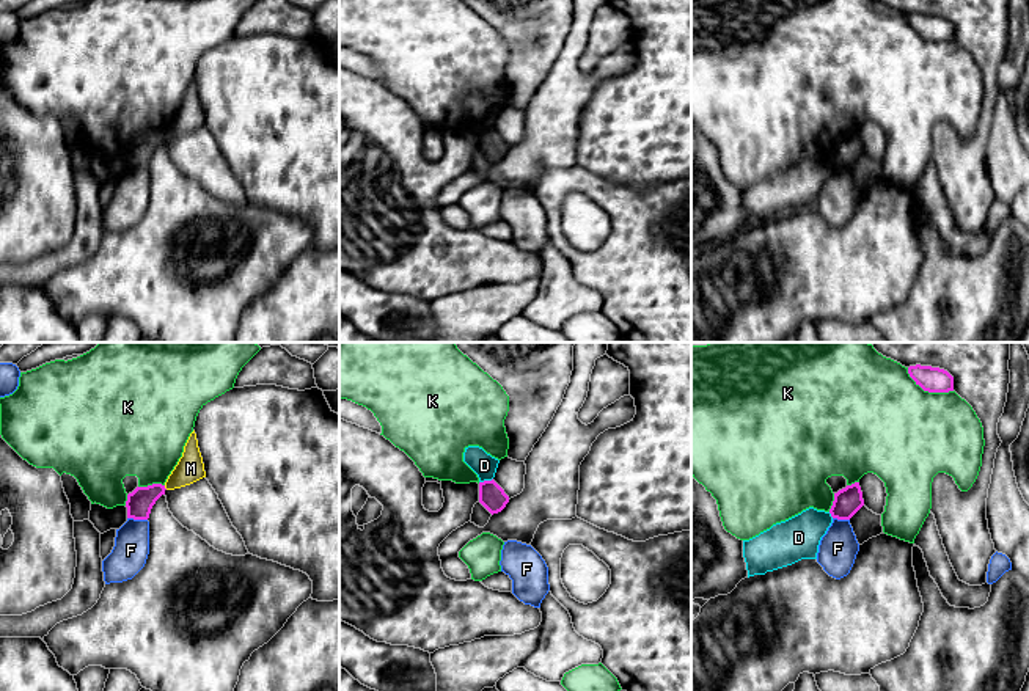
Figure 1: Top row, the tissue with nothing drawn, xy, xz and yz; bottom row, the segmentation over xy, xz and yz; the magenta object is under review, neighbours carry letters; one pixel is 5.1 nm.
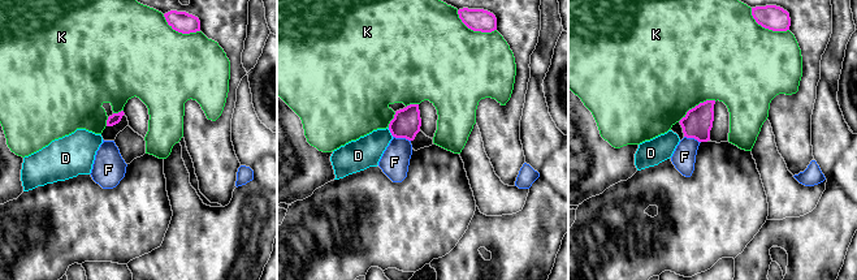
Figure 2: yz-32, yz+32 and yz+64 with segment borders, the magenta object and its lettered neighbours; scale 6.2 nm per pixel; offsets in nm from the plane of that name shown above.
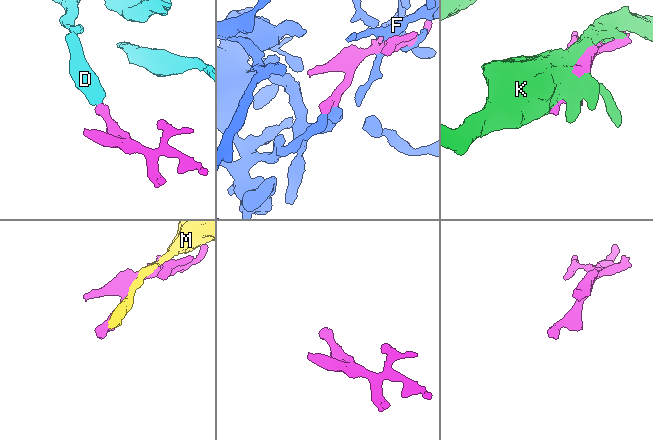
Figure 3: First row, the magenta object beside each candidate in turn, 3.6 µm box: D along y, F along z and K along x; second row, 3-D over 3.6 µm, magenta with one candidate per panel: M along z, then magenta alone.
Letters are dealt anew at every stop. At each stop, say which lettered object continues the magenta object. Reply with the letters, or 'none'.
none

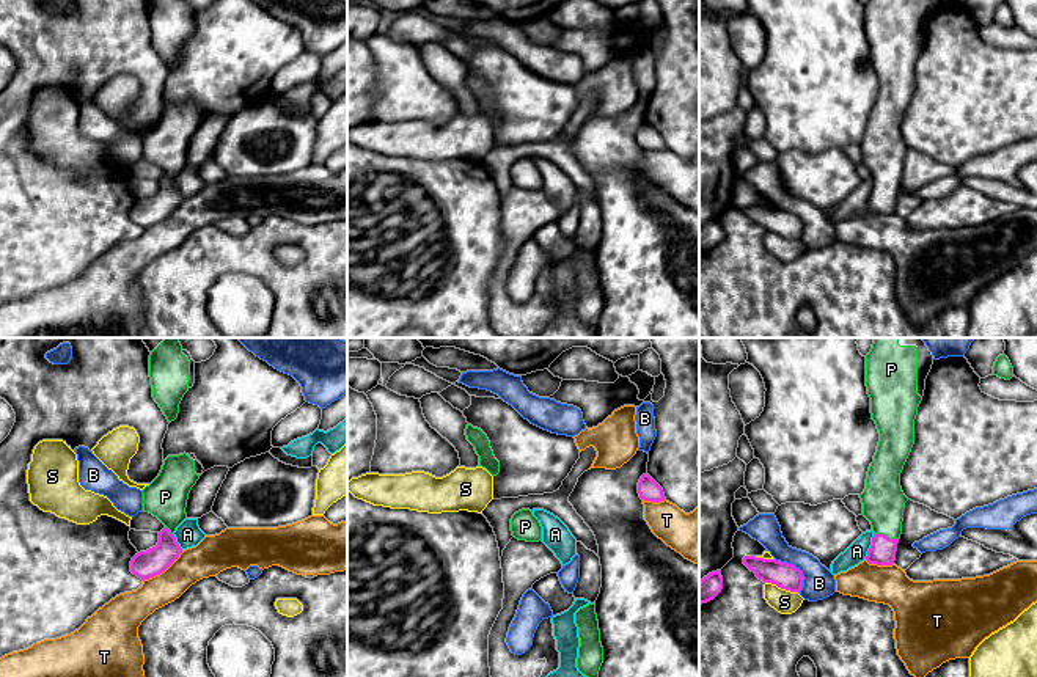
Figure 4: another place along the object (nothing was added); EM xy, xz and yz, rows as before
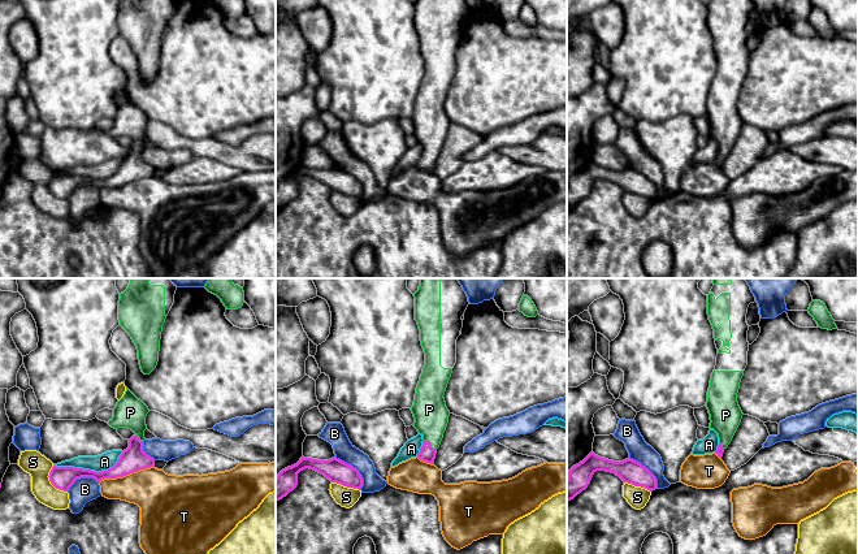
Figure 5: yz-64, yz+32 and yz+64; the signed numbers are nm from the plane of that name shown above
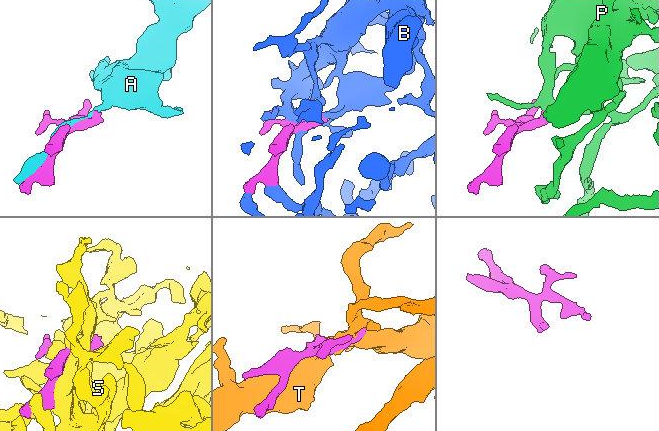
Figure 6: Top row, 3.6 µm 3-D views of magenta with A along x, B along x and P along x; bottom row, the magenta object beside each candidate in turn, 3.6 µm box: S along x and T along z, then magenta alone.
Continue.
P

